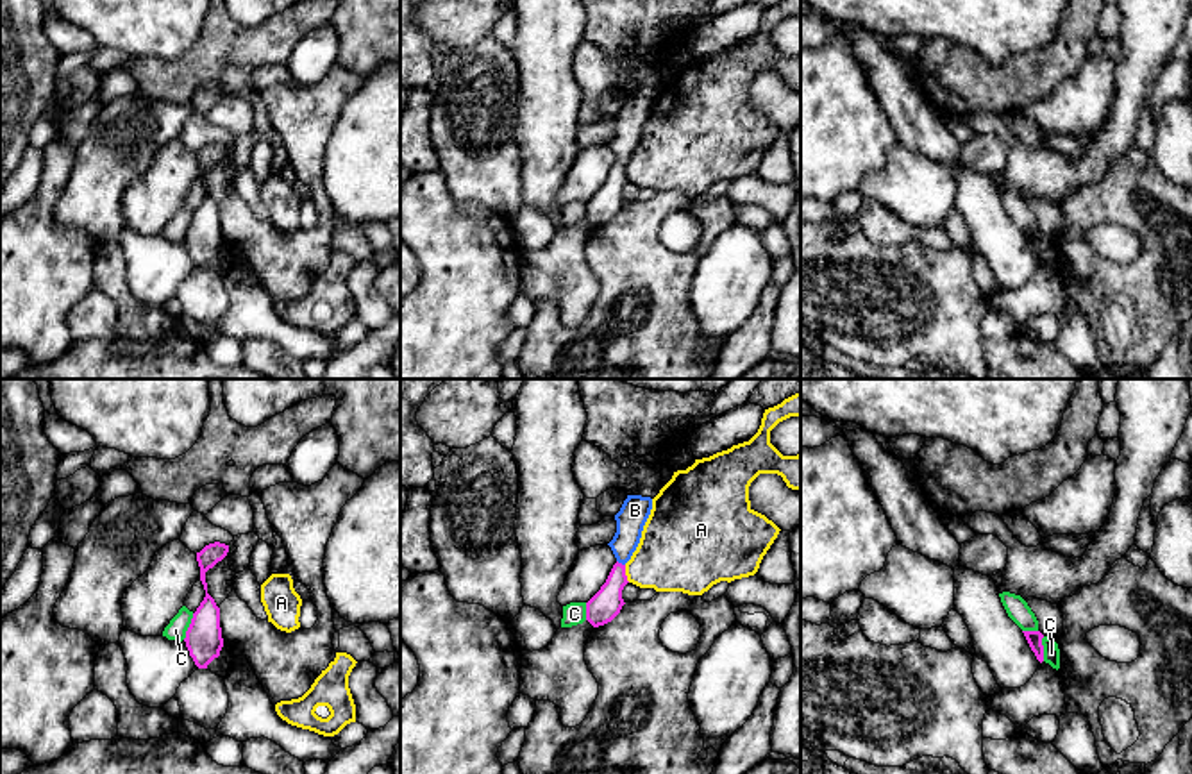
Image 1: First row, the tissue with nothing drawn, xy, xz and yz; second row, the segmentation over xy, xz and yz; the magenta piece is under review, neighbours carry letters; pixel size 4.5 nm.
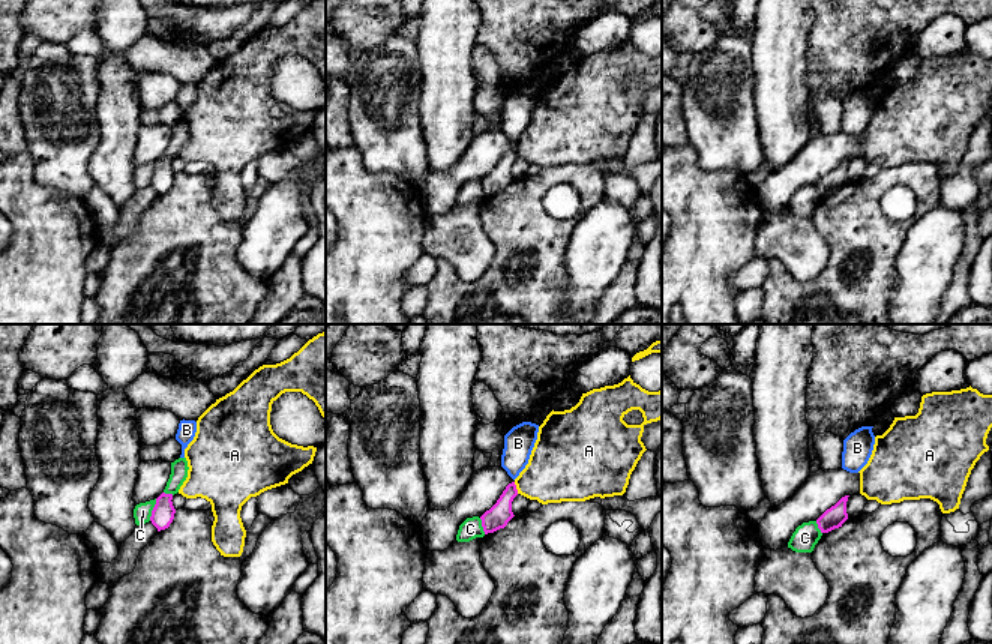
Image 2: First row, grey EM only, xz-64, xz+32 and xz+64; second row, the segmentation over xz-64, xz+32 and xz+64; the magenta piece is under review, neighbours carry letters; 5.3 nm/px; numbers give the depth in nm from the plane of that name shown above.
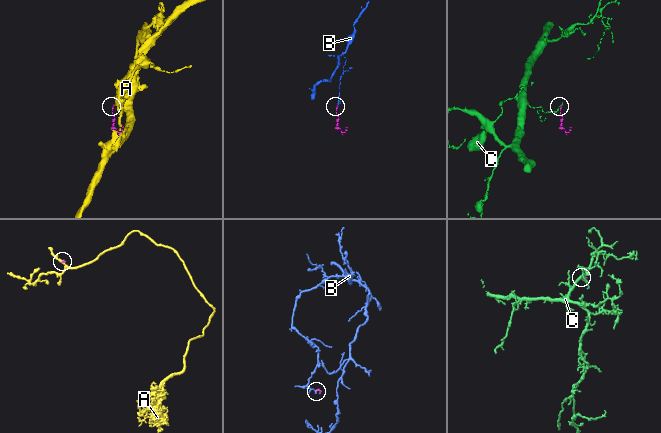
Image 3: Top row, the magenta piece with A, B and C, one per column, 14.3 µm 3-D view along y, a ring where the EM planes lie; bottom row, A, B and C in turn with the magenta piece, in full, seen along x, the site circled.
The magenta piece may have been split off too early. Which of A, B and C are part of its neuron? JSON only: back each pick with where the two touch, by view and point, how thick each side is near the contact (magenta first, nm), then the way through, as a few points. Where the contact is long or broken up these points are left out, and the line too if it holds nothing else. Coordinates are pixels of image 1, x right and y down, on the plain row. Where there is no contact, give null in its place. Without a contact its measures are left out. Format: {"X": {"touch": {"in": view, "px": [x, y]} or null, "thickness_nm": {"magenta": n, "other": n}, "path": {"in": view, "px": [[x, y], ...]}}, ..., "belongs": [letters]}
{"B": {"touch": {"in": "xz", "px": [621, 163]}, "thickness_nm": {"magenta": 140, "other": 130}, "path": {"in": "xz", "px": [[606, 202], [621, 163], [622, 145], [635, 109]]}}, "belongs": ["B"]}

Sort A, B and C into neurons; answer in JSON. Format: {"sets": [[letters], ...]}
{"sets": [["A"], ["B"], ["C"]]}

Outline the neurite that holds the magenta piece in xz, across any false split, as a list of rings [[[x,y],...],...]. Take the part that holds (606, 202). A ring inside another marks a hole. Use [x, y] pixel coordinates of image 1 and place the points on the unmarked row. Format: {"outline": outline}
{"outline": [[[627,95],[620,111],[615,114],[617,132],[608,145],[611,147],[617,163],[600,189],[586,202],[586,220],[593,227],[611,222],[625,204],[622,198],[622,189],[629,182],[625,163],[640,143],[651,109],[651,97]]]}

